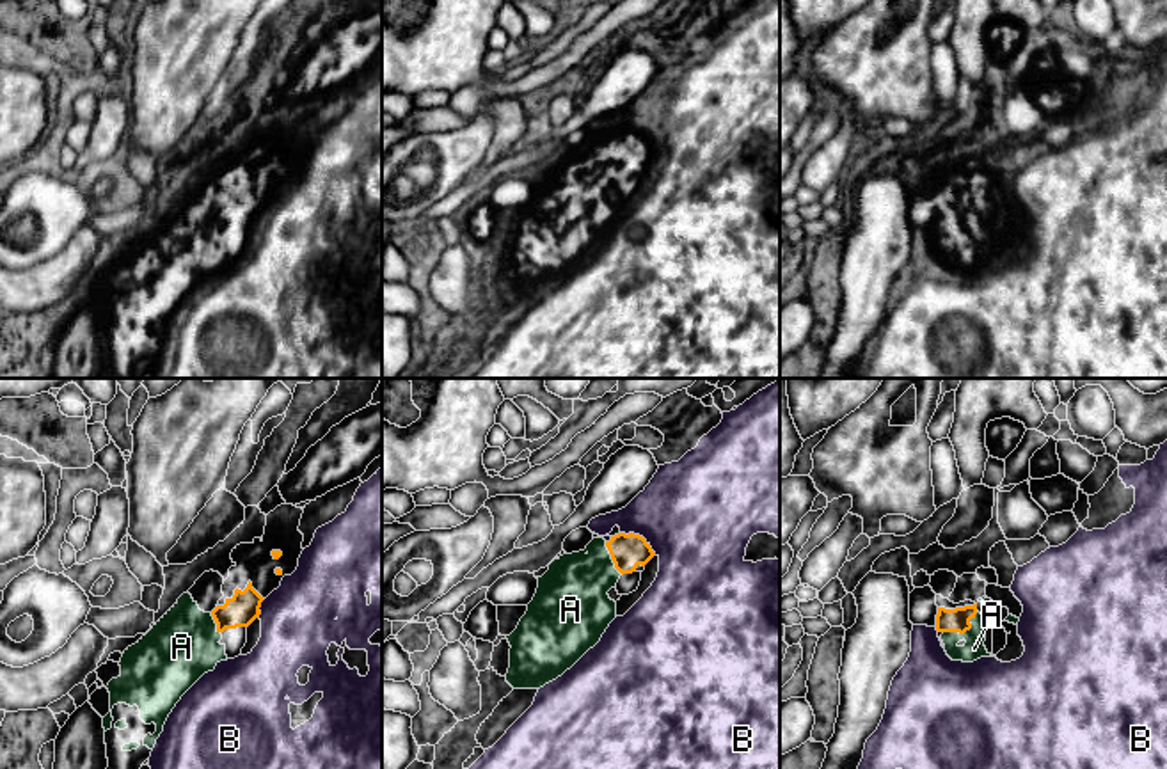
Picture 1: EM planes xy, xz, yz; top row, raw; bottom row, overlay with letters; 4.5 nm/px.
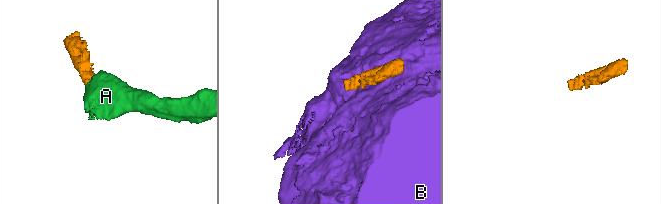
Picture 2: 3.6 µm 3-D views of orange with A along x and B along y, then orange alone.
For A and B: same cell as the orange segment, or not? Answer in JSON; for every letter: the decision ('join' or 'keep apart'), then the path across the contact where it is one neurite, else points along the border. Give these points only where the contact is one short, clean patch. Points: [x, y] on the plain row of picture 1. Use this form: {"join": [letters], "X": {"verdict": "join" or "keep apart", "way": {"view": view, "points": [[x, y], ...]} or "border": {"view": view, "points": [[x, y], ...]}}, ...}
{"join": ["A"], "A": {"verdict": "join", "way": {"view": "yz", "points": [[947, 222], [965, 233], [974, 242], [974, 251]]}}, "B": {"verdict": "keep apart"}}

